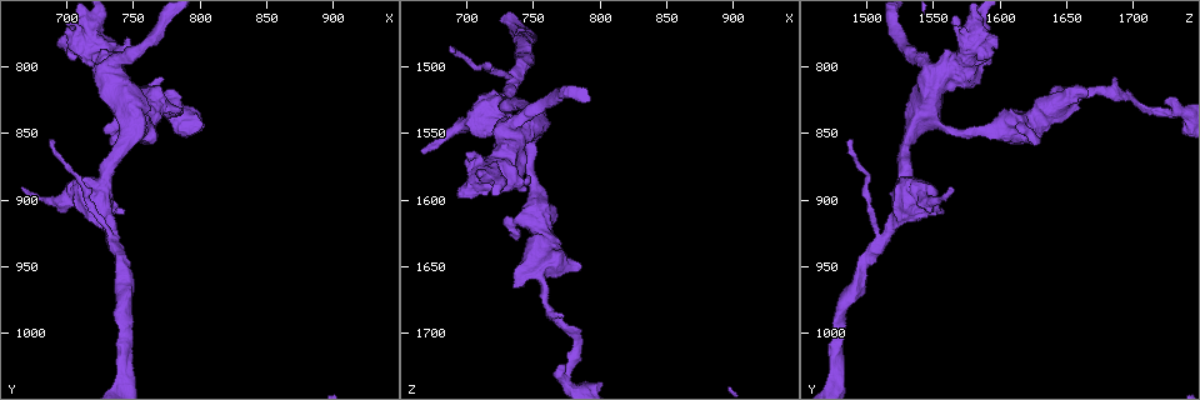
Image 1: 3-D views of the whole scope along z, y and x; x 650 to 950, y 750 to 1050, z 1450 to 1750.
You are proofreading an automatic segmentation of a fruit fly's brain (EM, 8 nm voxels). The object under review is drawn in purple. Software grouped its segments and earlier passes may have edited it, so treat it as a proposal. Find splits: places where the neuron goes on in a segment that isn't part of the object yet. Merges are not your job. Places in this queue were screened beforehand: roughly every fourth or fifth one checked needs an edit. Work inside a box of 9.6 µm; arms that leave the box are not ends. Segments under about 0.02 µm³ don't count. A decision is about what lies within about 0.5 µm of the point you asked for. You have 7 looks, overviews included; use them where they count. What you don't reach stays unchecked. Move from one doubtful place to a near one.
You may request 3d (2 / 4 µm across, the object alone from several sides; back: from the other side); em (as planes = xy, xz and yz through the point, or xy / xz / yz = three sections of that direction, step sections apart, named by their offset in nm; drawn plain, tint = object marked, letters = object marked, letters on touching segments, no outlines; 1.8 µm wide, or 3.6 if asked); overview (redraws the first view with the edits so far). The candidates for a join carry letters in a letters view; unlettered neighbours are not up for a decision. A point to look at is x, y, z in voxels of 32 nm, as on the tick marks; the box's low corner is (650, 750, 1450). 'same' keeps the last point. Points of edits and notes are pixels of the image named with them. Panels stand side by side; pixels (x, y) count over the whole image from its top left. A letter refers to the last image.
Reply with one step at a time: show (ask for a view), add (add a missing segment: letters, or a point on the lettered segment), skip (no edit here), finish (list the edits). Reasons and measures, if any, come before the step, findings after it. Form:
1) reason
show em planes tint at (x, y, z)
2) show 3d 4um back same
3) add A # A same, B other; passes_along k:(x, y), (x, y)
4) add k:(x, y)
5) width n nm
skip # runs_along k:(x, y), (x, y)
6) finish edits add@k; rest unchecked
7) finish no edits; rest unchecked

an open end
show 3d 2um at (734, 860, 1626)

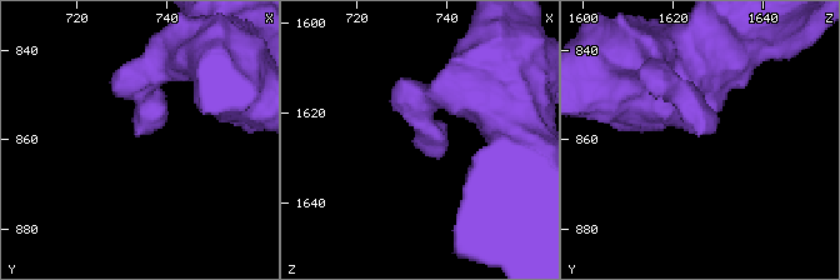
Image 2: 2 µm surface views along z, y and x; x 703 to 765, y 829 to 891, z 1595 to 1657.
shape alone is not enough
show em xz step 8 letters at (733, 859, 1625)

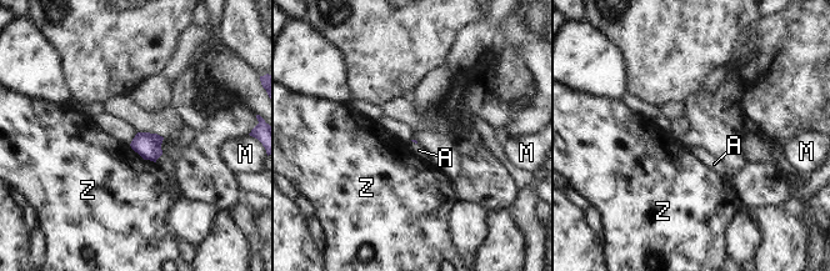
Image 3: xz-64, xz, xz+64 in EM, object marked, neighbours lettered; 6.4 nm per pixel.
cut it another way
show em planes letters same

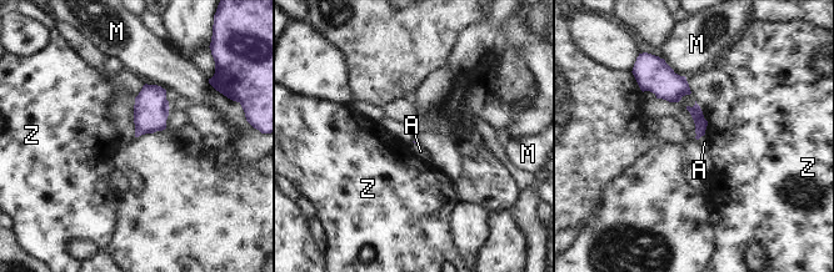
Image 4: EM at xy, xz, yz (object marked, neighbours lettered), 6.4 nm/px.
longest_contact Z 240 nm
skip # A other, M other, Z other; border 4:(704, 134), (698, 140); none of them fits

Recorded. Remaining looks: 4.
branch stops here
show 3d 4um at (768, 826, 1722)

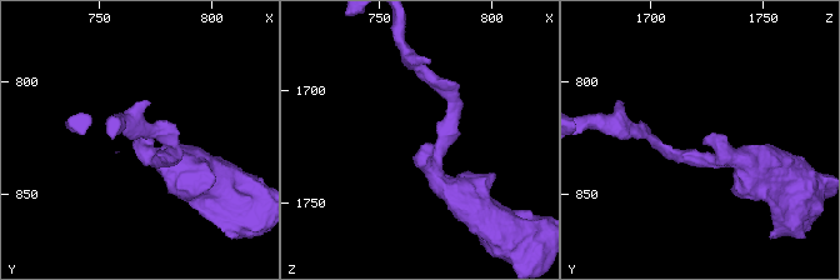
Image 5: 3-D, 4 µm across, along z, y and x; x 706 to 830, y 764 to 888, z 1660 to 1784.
show em planes letters at (768, 826, 1724)

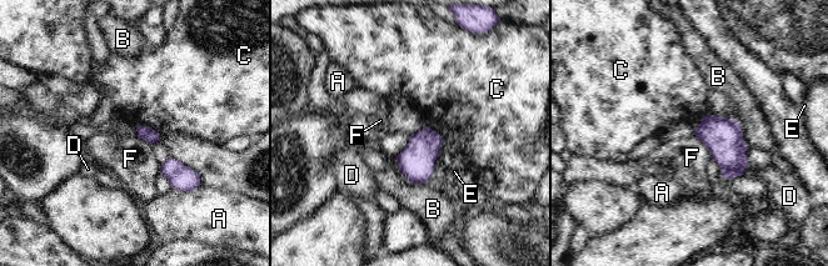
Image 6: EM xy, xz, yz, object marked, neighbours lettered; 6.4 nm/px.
longest_contact B 190 nm
skip # A other, B other, C other, D other, E other, F other; none of them fits

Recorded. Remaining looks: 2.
free end
show em 3.6um xy step 4 tint at (746, 910, 1554)

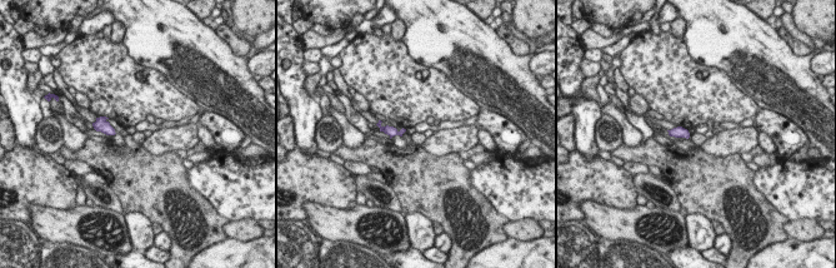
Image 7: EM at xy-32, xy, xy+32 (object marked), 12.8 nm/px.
cut it another way
show em 3.6um planes letters same

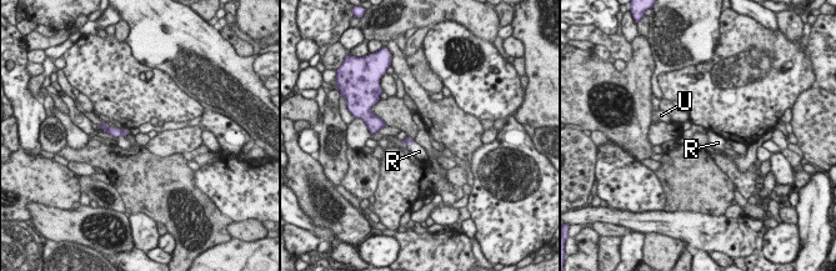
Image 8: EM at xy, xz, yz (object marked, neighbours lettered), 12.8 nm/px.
add R # R same, U other; passes_along 8:(409, 141), (411, 145), (419, 151); it goes on there

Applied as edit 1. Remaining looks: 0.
finish edits add@8; rest unchecked

